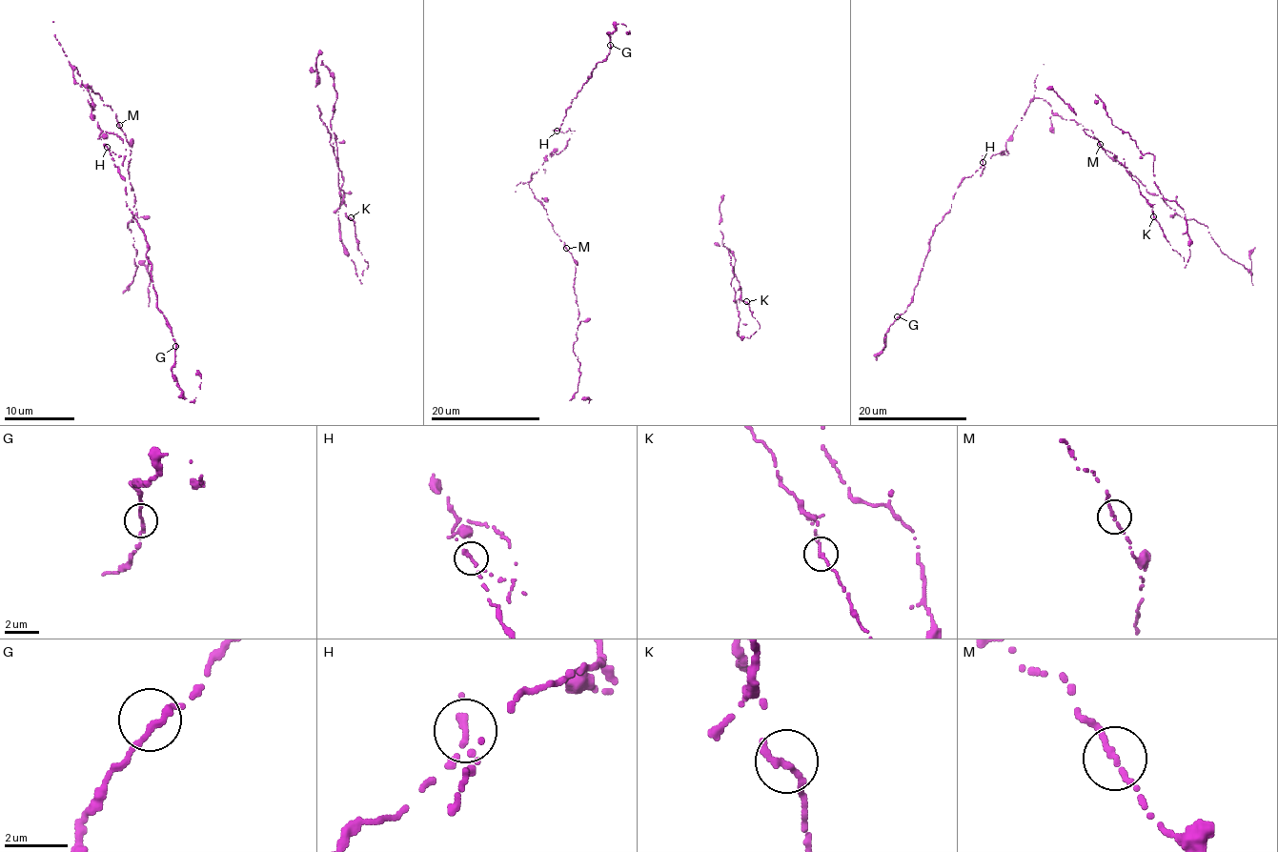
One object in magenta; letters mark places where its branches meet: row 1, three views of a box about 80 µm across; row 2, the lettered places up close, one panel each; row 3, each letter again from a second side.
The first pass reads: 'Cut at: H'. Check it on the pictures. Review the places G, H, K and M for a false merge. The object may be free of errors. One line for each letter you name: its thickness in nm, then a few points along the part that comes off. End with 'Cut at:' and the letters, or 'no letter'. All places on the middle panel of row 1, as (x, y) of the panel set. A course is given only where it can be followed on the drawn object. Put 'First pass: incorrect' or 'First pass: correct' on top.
First pass: correct
H: 280 nm thick; foreign part runs (557, 131), (572, 131), (566, 146), (546, 157), (541, 165), (544, 173)
Cut at: H

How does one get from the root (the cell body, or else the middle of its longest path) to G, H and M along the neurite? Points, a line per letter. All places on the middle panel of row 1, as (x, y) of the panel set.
G: (543, 207), (528, 184), (531, 176), (566, 146), (572, 131), (559, 130), (566, 109), (610, 45)
H: (543, 207), (528, 183), (534, 173), (543, 169), (547, 155), (557, 154), (566, 146), (572, 131), (557, 131)
M: (543, 207), (554, 232), (566, 248)

